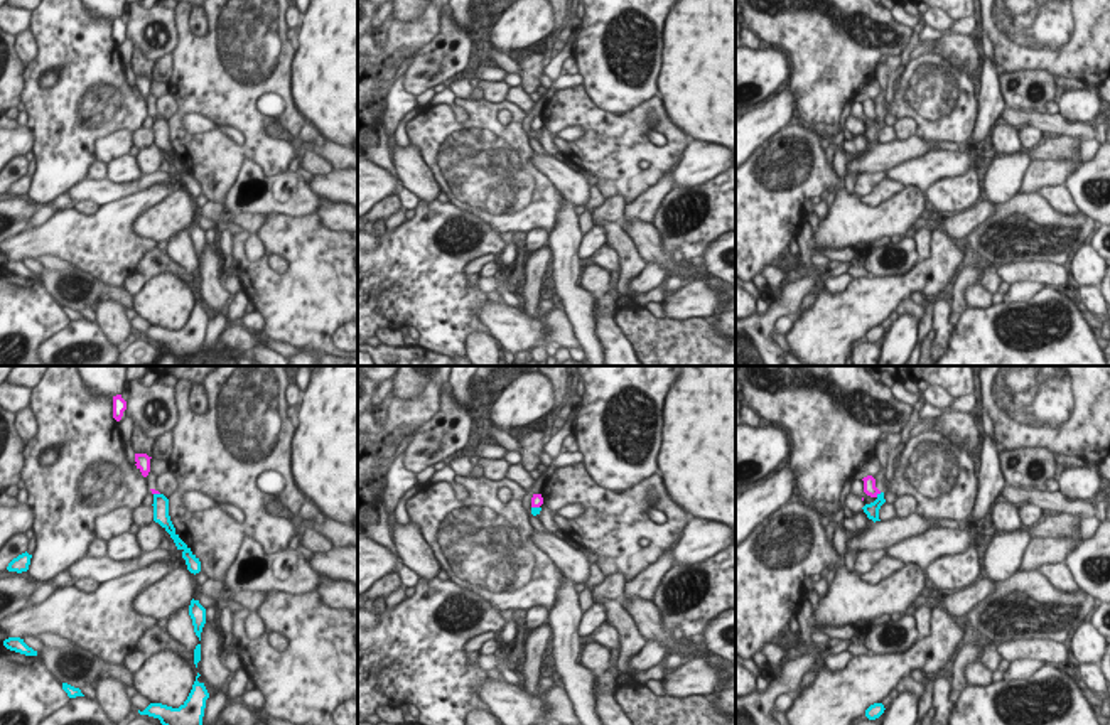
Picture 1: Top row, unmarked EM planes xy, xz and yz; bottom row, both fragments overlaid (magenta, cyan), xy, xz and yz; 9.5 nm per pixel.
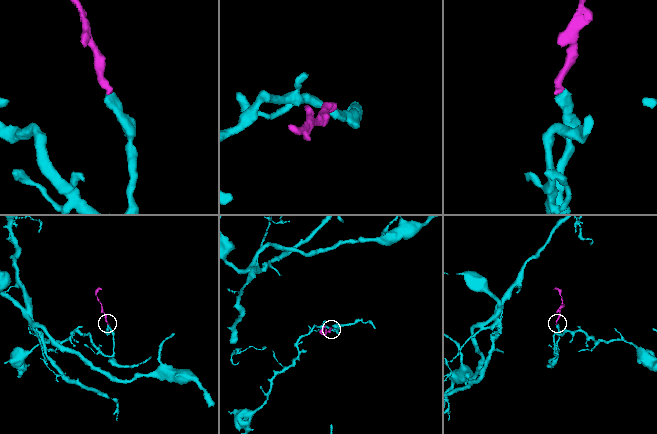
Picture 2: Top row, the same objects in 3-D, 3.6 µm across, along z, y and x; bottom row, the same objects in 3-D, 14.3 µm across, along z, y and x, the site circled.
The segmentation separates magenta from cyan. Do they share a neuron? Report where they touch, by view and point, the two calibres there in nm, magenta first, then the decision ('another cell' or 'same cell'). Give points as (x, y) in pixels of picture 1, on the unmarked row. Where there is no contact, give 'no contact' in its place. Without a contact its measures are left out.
contact yz (878, 115); calibres 130 and 130 nm; another cell

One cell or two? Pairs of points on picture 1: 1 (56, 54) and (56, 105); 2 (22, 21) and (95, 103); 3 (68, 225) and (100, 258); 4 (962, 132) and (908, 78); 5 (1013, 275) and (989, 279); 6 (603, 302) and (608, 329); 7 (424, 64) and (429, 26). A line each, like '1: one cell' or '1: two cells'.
1: one cell
2: two cells
3: one cell
4: one cell
5: two cells
6: one cell
7: two cells

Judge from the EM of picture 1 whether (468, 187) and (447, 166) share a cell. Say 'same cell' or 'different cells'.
same cell

